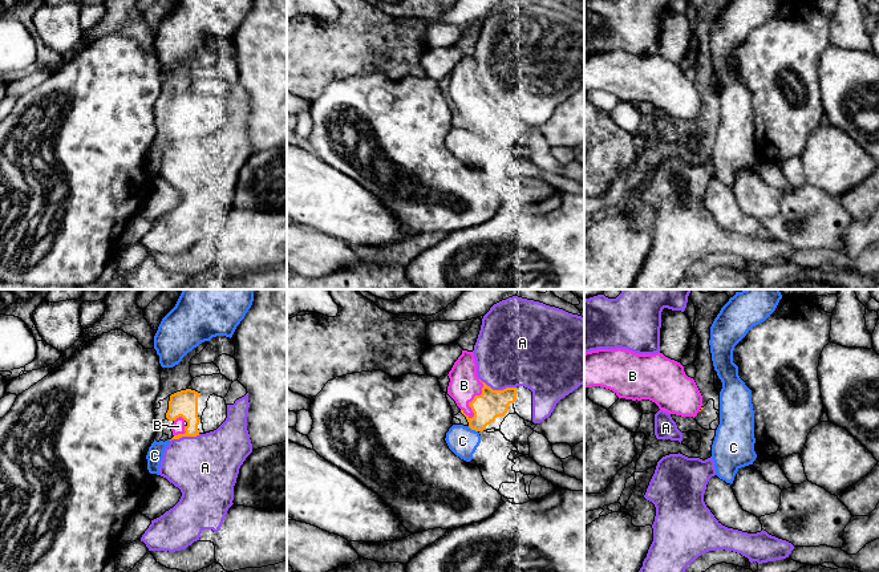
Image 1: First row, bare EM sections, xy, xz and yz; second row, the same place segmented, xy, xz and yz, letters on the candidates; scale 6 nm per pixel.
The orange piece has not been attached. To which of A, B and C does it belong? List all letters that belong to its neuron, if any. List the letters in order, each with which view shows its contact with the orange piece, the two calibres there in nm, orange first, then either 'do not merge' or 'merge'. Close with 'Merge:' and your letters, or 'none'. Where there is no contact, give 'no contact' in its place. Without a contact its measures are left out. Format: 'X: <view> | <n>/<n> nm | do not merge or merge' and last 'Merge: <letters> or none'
A: xz | 170/420 nm | do not merge
B: xz | 170/180 nm | merge
C: xz | 170/180 nm | do not merge
Merge: B

